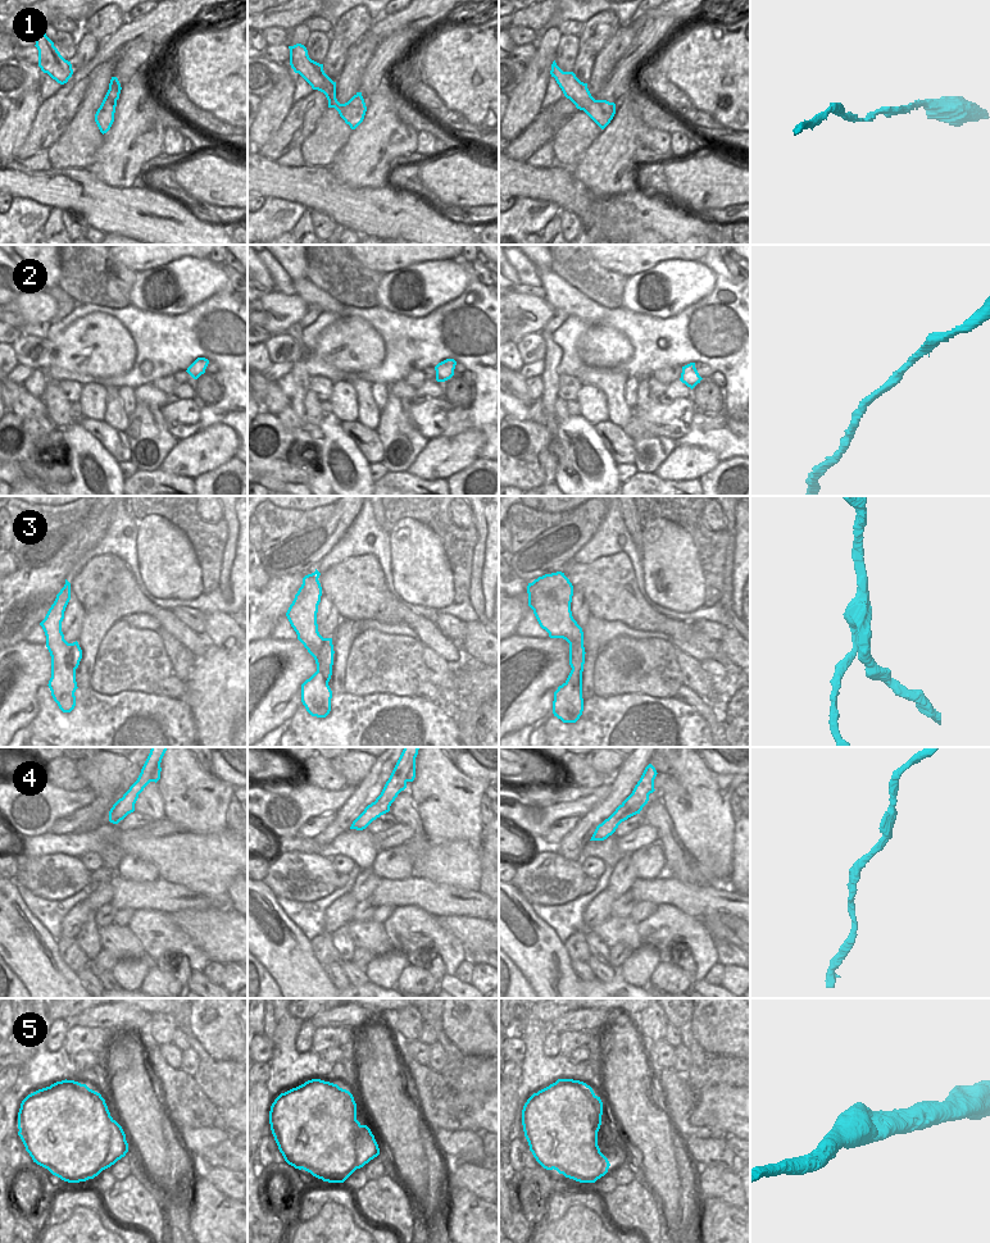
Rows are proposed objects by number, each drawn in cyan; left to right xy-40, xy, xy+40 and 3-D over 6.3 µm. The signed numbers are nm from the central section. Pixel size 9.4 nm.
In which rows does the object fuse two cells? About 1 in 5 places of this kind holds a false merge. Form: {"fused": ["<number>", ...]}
{"fused": []}

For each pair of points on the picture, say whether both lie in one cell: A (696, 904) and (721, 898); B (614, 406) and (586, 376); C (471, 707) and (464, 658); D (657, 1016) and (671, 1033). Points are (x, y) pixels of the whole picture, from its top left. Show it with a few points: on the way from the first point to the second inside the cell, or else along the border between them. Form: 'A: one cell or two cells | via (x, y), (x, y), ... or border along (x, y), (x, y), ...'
A: one cell | via (703, 901), (714, 901)
B: one cell | via (614, 396), (596, 376)
C: one cell | via (469, 695), (469, 670)
D: two cells | border along (668, 1023), (663, 1039)

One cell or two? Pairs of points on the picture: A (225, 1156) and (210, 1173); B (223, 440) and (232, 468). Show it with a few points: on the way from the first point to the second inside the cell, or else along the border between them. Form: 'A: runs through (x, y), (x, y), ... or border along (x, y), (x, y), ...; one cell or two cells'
A: border along (196, 1168), (226, 1168), (234, 1171); two cells
B: border along (234, 456), (203, 474); two cells

